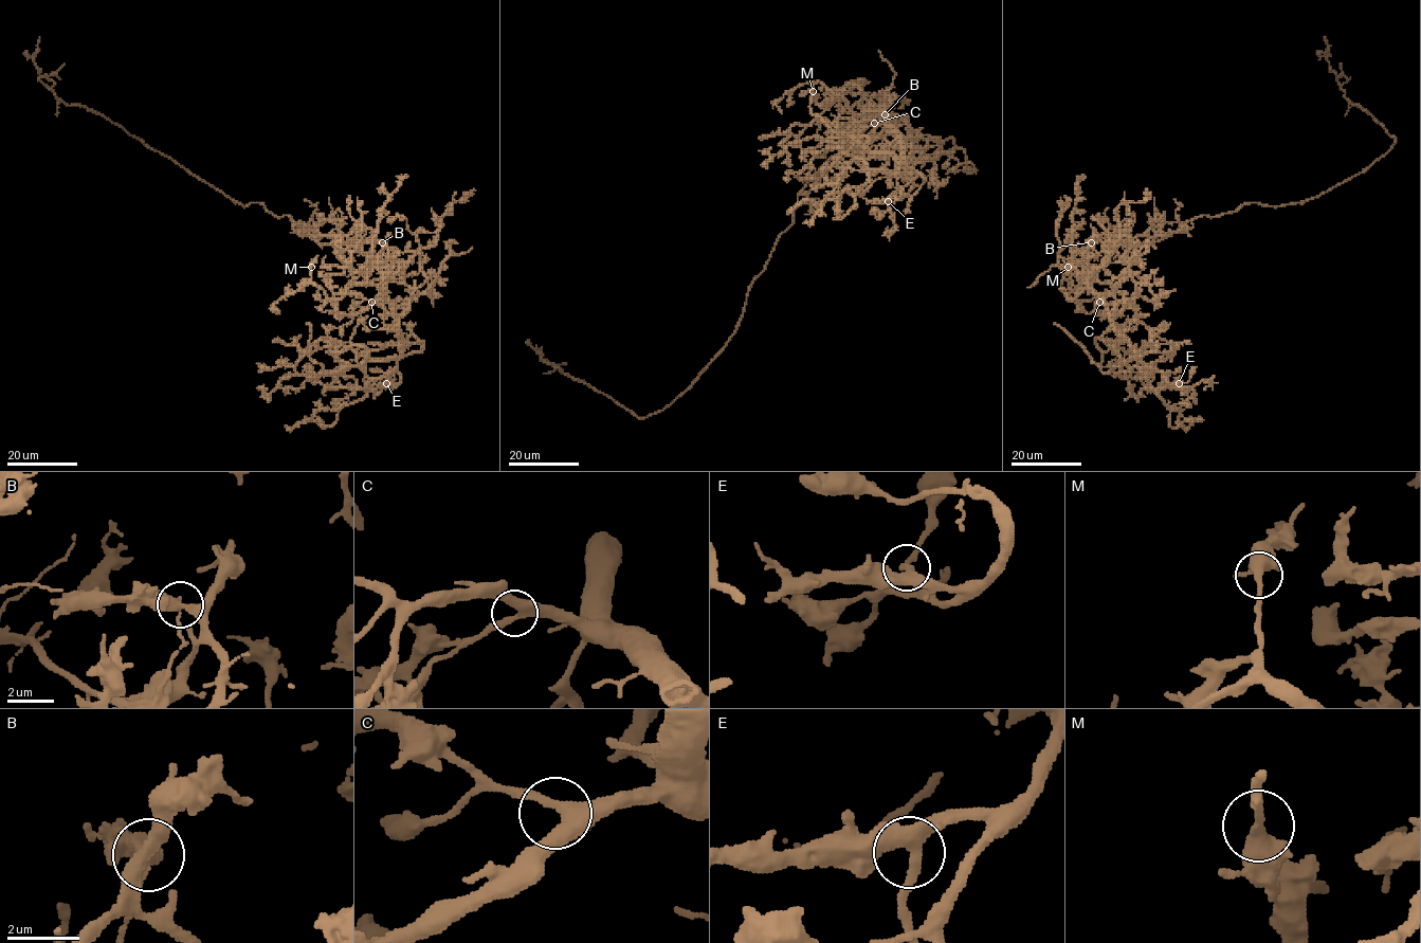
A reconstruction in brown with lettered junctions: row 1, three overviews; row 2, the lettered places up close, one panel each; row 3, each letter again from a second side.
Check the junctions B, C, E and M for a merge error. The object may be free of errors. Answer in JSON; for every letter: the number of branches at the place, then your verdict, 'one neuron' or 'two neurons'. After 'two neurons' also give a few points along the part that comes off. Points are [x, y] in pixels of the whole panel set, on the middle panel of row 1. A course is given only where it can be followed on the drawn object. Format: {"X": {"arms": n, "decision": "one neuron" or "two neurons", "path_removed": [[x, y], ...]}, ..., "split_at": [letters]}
{"B": {"arms": 3, "decision": "two neurons", "path_removed": [[885, 114], [798, 195], [734, 333], [662, 410], [639, 418], [540, 360], [542, 347]]}, "C": {"arms": 3, "decision": "one neuron"}, "E": {"arms": 3, "decision": "one neuron"}, "M": {"arms": 3, "decision": "one neuron"}, "split_at": ["B"]}

